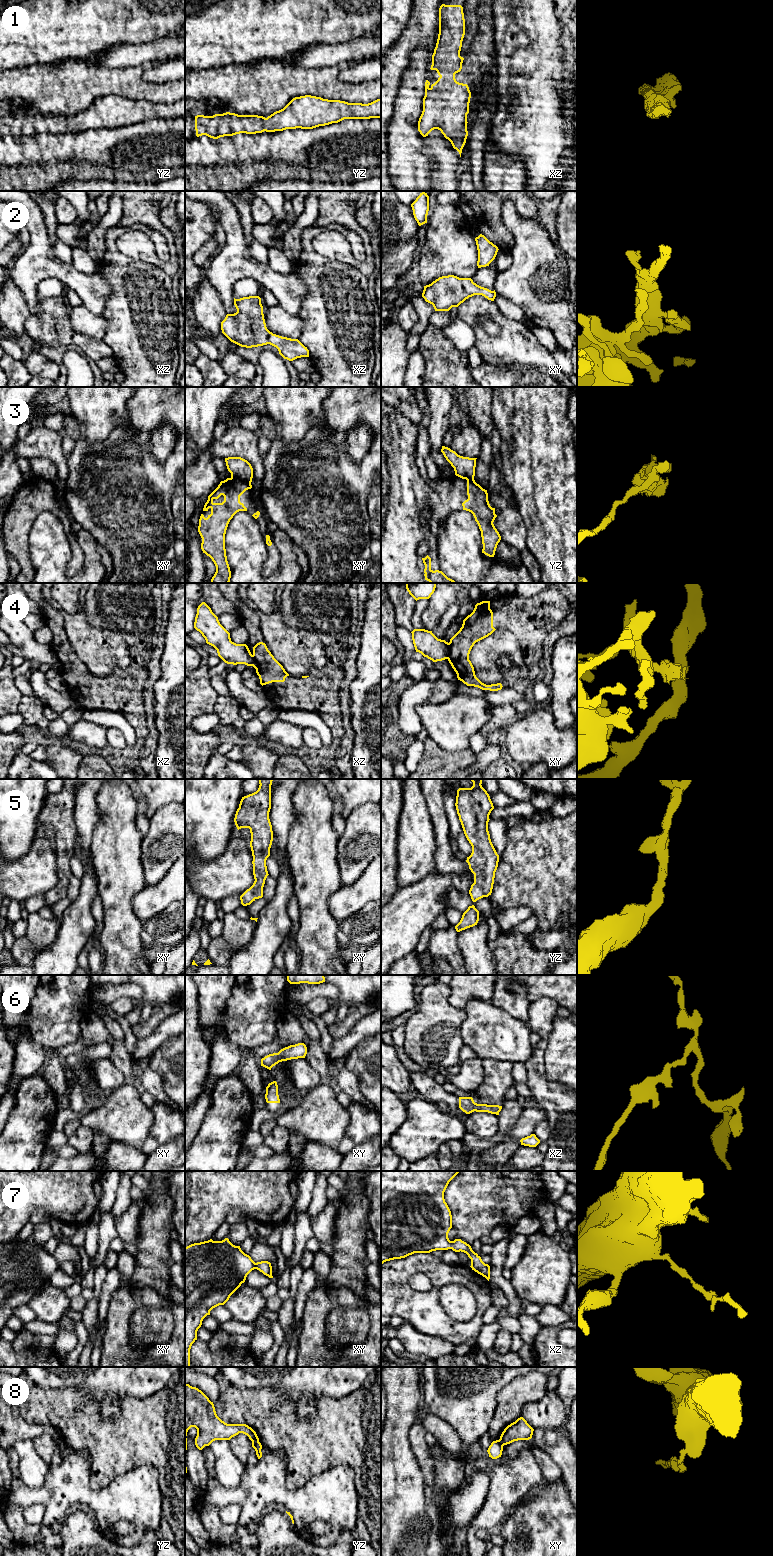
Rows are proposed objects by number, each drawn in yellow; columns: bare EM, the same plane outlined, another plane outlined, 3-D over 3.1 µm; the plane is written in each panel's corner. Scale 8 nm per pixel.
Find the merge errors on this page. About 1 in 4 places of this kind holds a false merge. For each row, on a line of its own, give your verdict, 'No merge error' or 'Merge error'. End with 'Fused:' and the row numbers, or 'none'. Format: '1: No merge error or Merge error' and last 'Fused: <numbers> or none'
1: No merge error
2: No merge error
3: Merge error
4: Merge error
5: No merge error
6: No merge error
7: No merge error
8: Merge error
Fused: 3, 4, 8

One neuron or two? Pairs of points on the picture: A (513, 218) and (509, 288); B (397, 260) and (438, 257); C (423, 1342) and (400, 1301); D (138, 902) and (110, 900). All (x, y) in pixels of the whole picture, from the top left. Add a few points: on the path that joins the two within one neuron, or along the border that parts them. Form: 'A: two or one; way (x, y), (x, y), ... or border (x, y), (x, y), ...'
A: one; way (522, 235), (522, 271)
B: two; border (419, 249), (416, 256)
C: two; border (405, 1321), (418, 1331), (438, 1338)
D: two; border (146, 884), (132, 900), (132, 910), (142, 923)

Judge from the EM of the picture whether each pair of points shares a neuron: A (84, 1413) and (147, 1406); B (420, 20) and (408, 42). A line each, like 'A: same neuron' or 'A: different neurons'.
A: same neuron
B: same neuron

